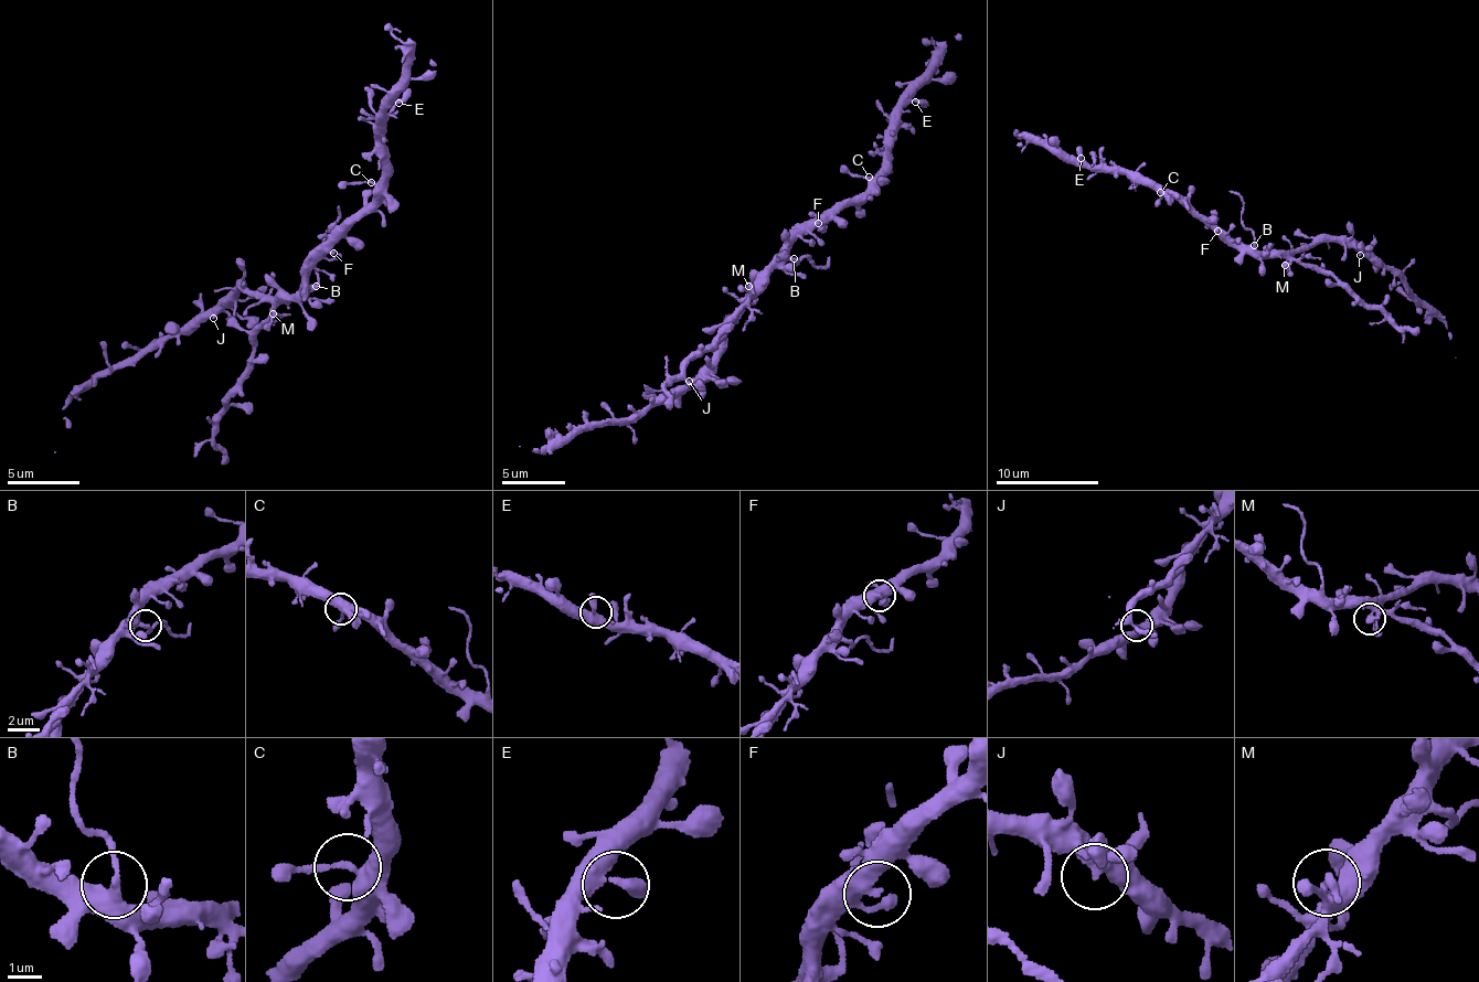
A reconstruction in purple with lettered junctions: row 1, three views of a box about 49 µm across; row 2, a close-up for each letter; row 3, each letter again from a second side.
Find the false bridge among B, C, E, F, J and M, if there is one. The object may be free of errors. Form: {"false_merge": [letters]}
{"false_merge": ["B"]}

